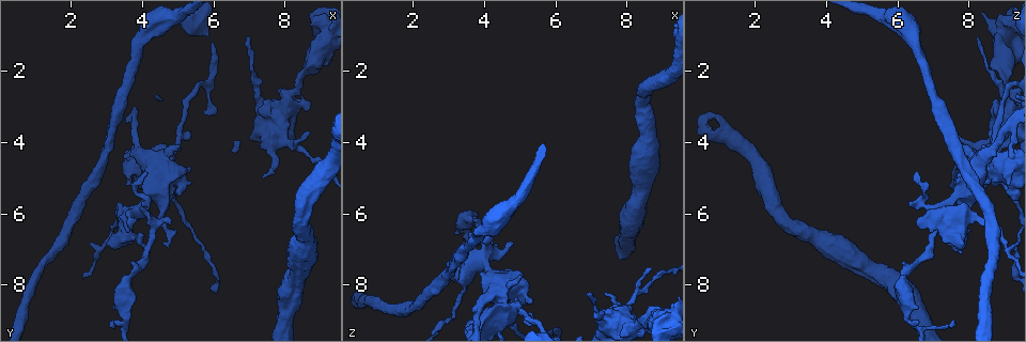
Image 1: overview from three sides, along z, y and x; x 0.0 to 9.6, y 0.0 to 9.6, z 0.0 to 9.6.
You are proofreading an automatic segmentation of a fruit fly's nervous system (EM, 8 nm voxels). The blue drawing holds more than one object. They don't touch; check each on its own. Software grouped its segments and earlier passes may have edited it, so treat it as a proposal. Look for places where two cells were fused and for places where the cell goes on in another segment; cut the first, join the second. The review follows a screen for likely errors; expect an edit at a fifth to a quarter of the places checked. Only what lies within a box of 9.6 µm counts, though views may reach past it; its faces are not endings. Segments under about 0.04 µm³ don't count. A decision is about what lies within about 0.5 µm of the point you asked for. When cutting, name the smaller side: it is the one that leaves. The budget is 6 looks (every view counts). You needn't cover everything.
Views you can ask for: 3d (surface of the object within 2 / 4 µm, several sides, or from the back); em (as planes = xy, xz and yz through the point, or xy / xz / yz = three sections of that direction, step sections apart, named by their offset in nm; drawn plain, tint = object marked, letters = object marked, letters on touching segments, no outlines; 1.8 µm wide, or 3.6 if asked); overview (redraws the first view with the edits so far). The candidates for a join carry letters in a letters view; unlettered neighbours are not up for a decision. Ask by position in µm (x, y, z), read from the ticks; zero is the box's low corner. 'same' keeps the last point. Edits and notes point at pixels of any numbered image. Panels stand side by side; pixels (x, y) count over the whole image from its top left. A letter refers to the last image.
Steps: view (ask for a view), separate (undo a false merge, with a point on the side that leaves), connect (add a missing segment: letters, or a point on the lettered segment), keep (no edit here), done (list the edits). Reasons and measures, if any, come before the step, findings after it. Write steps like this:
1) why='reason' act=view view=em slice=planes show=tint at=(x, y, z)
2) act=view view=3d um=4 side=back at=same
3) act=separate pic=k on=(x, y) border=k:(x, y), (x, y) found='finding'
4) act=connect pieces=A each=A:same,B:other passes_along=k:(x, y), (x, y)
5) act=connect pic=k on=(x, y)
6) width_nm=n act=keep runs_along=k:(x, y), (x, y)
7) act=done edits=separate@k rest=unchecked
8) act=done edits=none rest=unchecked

act=view view=3d um=2 at=(7.30, 5.00, 8.15)

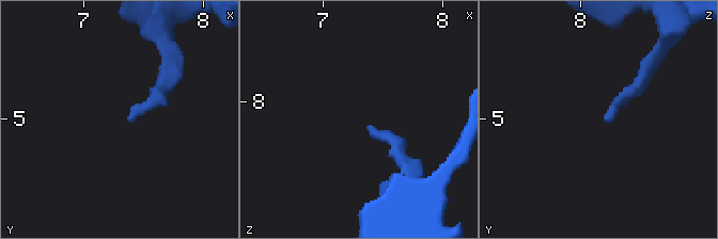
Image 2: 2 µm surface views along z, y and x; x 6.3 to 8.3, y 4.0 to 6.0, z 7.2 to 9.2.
why='need the tissue' act=view view=em slice=planes show=letters at=(7.36, 4.98, 8.24)

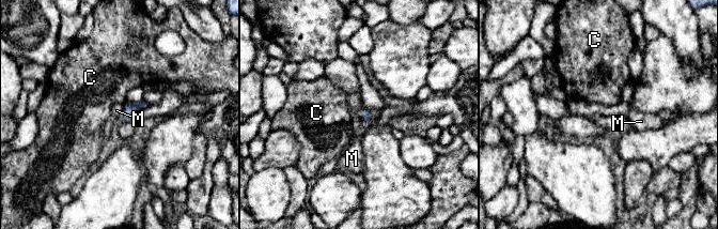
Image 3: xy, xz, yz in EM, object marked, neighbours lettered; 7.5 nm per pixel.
act=keep each=C:other,M:other border=3:(362, 108), (360, 117), (367, 123) found='none of them fits'

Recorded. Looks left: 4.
why='thick turns thin' act=view view=3d um=4 at=(8.25, 2.60, 9.10)

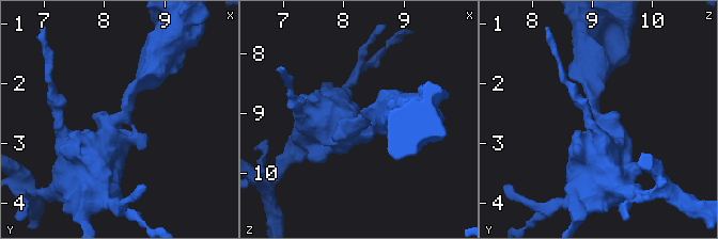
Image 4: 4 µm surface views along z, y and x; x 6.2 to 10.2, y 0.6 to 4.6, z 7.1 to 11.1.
arm_widths_nm=220,750 why='shape alone is not enough' act=view view=em slice=xy step=16 show=tint at=(8.25, 2.60, 9.15)

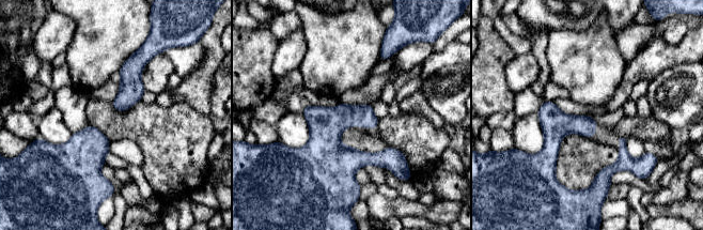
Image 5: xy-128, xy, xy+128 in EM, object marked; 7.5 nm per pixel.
act=view view=em slice=planes show=letters at=same

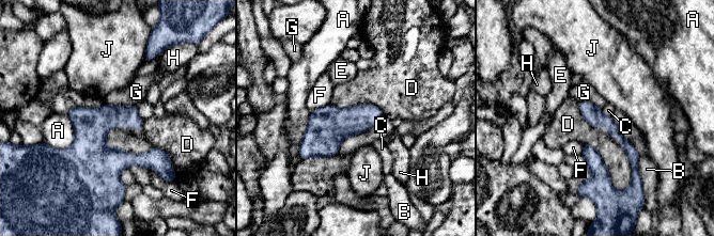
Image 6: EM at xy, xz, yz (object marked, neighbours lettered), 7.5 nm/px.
longest_contact=D:550nm act=keep each=A:other,B:other,C:other,D:other,E:other,F:other,G:other,H:other,J:other found='one cell here'

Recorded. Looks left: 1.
act=done edits=none rest=unchecked

